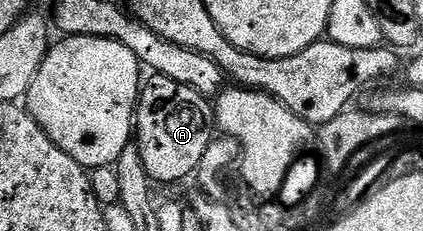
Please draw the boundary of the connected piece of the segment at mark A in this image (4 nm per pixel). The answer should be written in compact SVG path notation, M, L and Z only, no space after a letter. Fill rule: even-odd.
M153 75L142 86L135 112L135 142L154 184L181 183L196 172L215 139L215 107L195 89Z

